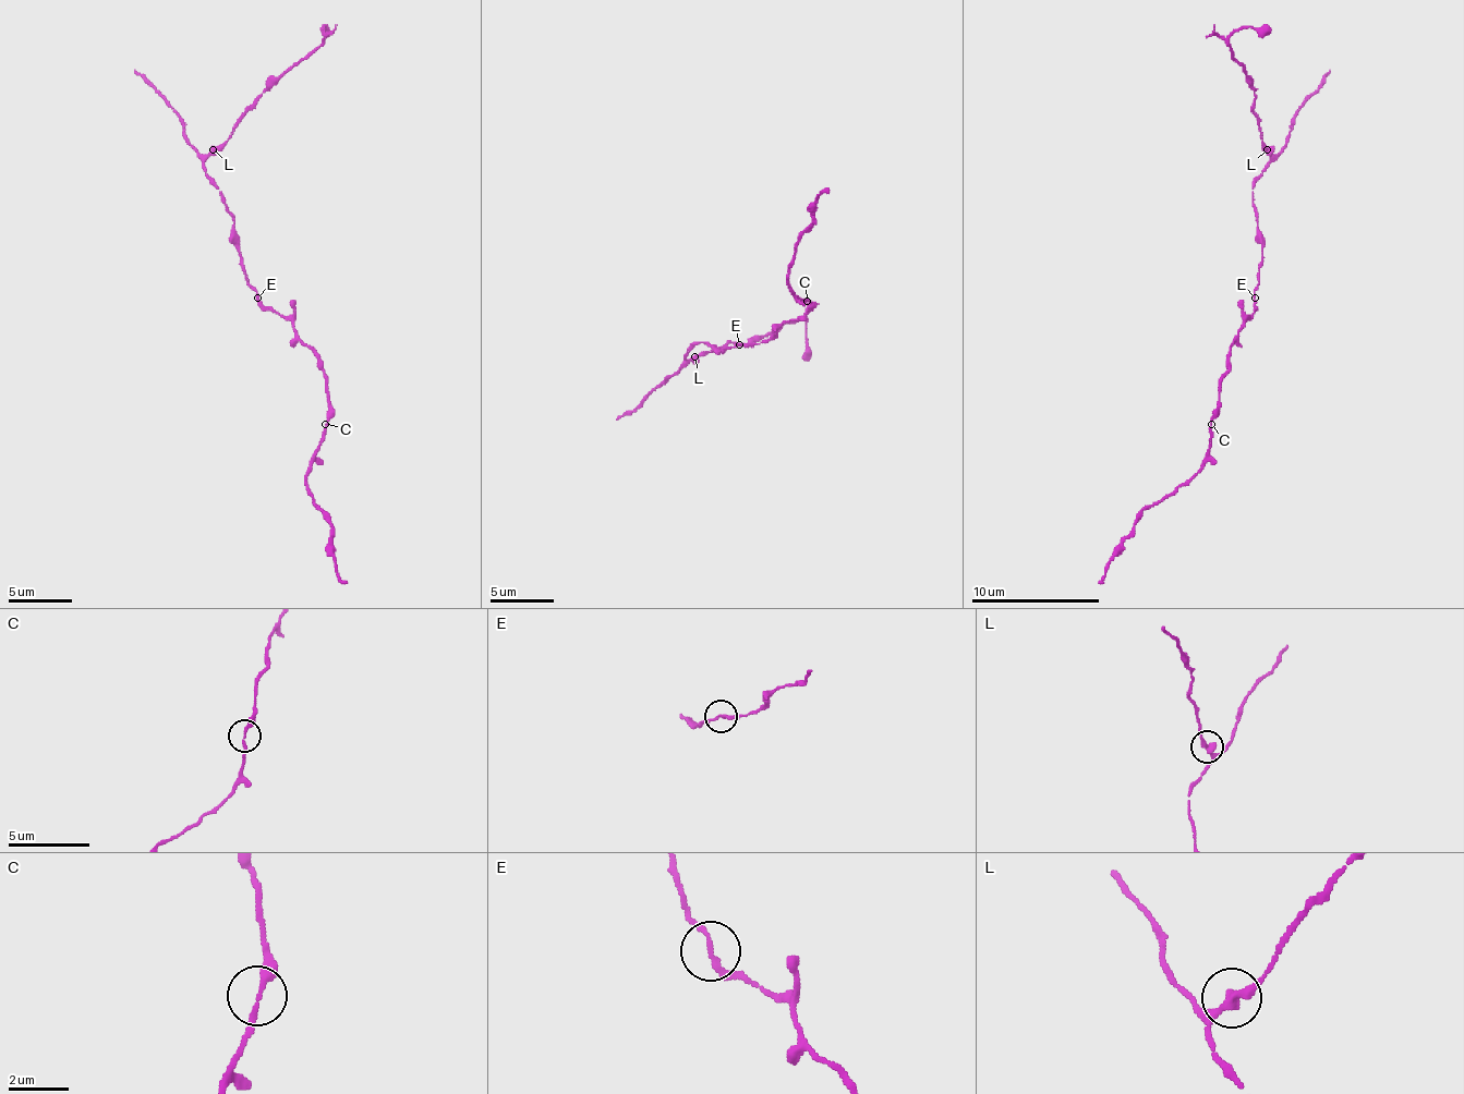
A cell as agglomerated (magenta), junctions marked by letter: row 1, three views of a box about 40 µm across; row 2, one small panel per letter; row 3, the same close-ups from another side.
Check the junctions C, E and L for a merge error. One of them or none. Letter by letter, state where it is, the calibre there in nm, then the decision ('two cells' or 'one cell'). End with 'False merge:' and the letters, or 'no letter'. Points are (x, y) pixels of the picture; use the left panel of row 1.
C: place (325, 424); calibre 180 nm; one cell
E: place (257, 298); calibre 160 nm; one cell
L: place (213, 149); calibre 320 nm; two cells
False merge: L

